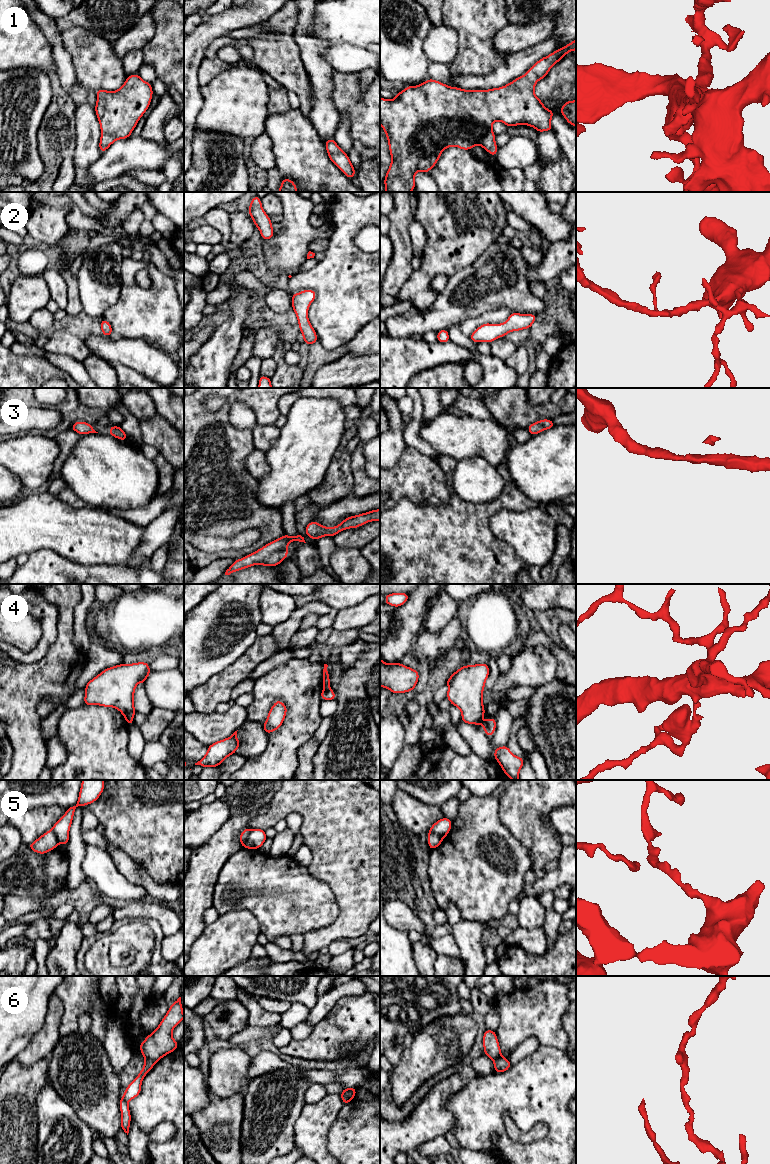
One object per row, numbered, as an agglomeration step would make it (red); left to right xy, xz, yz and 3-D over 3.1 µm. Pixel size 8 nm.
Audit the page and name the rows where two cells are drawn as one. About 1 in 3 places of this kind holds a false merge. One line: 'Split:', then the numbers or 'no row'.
Split: 4, 5, 6

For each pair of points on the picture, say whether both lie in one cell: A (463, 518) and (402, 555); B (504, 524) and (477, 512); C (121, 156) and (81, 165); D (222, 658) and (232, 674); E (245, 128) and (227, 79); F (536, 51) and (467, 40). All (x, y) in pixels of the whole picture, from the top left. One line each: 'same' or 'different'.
A: same
B: different
C: different
D: different
E: same
F: different

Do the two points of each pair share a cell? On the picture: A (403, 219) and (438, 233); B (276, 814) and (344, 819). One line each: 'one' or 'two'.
A: two
B: one

